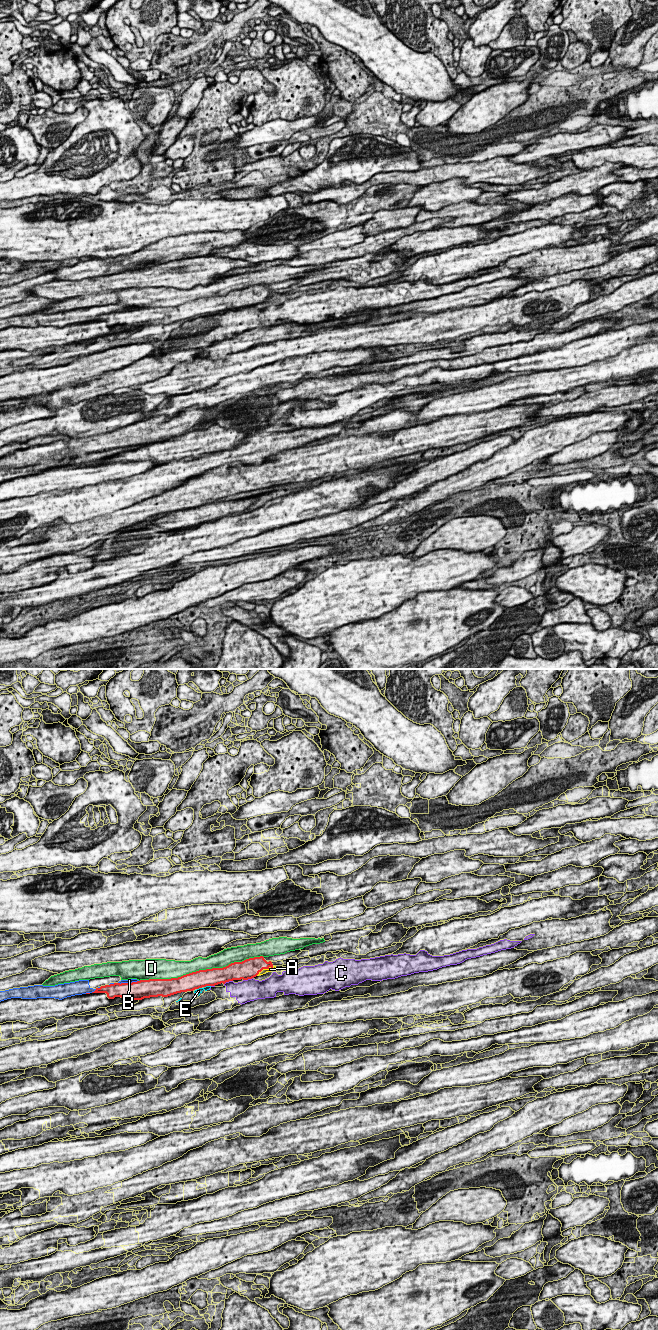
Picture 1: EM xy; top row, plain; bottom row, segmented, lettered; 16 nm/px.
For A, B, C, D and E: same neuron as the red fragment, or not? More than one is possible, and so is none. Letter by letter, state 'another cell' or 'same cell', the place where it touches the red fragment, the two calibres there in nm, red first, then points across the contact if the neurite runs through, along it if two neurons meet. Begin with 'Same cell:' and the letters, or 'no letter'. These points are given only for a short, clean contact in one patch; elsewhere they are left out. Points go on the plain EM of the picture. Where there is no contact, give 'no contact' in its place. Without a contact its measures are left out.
Same cell: A
A: same cell; contact xy (264, 296); calibres 320 and 70 nm
B: another cell; contact xy (128, 311); calibres 300 and 60 nm
C: another cell; contact xy (247, 307); calibres 320 and 360 nm
D: another cell; contact xy (201, 298); calibres 280 and 220 nm
E: another cell; contact xy (207, 313); calibres 280 and 90 nm

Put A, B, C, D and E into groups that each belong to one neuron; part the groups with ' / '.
A / B / C E / D

